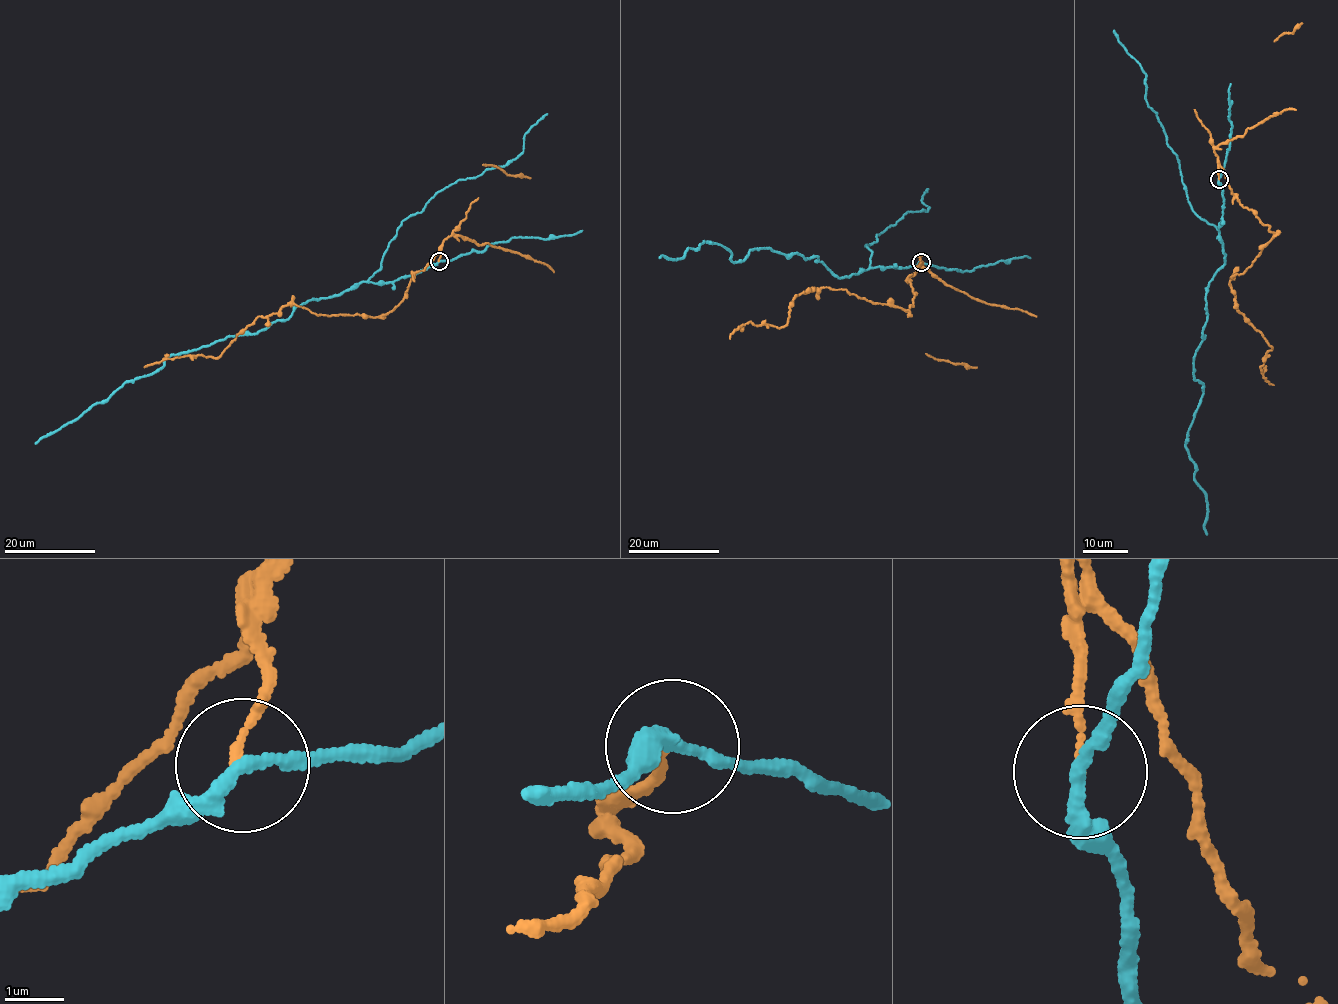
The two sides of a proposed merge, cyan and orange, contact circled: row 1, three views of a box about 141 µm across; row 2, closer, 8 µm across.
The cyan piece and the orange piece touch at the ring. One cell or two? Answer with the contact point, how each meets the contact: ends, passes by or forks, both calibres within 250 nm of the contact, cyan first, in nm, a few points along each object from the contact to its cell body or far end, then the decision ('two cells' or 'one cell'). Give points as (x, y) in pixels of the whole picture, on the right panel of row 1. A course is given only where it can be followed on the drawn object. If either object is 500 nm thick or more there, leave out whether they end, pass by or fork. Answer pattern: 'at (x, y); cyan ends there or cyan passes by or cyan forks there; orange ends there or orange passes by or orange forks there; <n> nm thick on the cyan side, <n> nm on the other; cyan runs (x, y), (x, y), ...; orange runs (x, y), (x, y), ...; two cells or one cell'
at (1219, 179); cyan passes by; orange ends there; 200 nm thick on the cyan side, 110 nm on the other; cyan runs (1219, 178), (1224, 263), (1208, 285), (1202, 340), (1192, 363), (1203, 393), (1185, 443), (1205, 494), (1207, 535); orange runs (1219, 178), (1220, 167), (1242, 207), (1273, 234), (1229, 281), (1239, 312), (1271, 345), (1259, 367), (1274, 385); two cells

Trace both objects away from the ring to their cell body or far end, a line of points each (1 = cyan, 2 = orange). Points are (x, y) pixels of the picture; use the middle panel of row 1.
1: (921, 263), (837, 277), (818, 256), (763, 247), (732, 262), (723, 246), (705, 241), (683, 257), (660, 258)
2: (921, 263), (909, 278), (915, 294), (907, 310), (813, 287), (794, 297), (786, 325), (749, 321), (730, 339)

